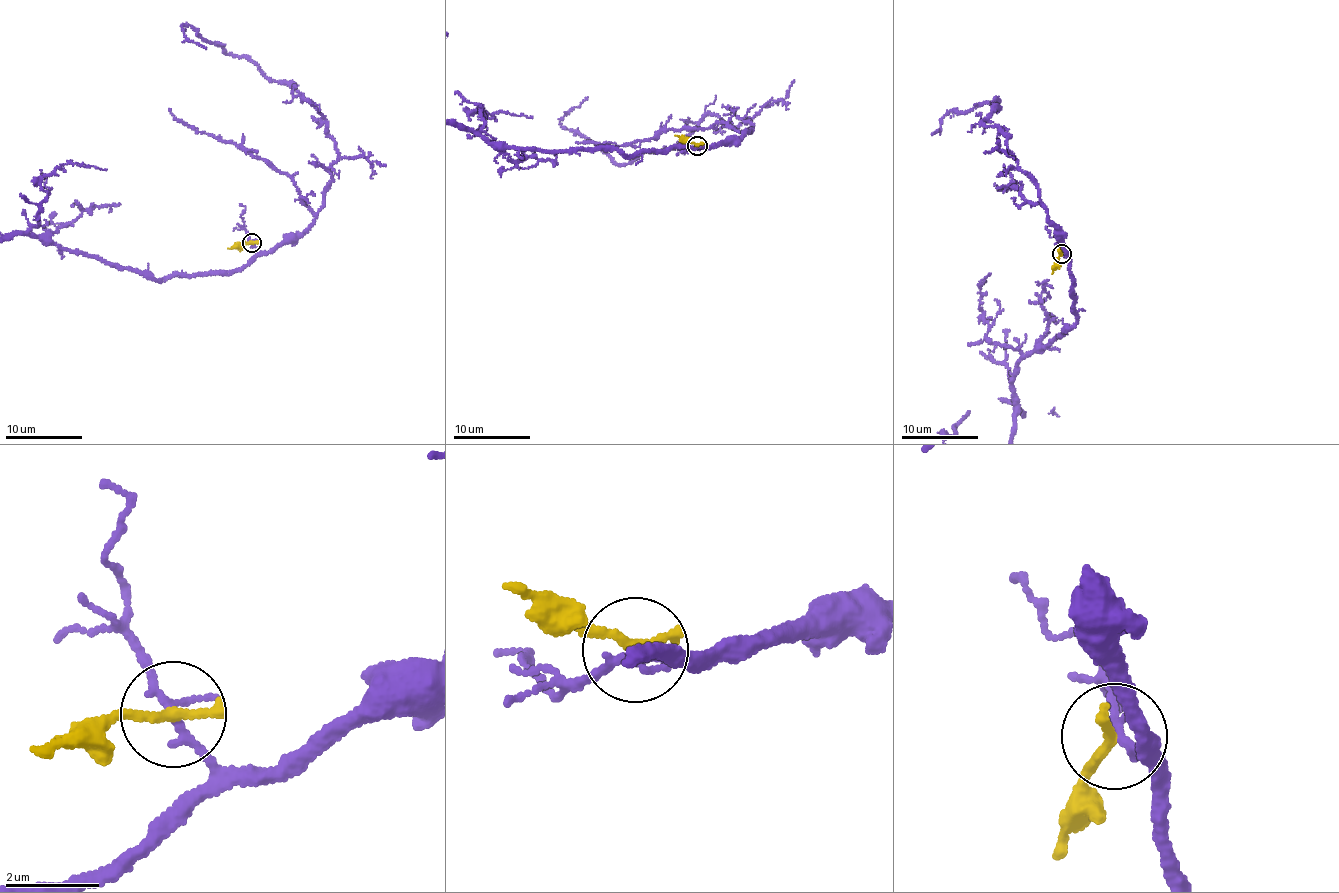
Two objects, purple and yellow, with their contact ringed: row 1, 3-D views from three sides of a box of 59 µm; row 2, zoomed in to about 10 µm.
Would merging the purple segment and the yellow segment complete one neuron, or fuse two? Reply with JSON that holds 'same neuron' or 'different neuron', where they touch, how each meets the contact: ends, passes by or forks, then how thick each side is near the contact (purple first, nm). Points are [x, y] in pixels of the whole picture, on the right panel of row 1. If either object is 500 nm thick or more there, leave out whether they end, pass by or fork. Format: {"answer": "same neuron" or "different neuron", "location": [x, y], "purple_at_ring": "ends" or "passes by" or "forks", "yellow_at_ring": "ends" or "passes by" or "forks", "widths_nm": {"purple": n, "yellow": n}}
{"answer": "different neuron", "location": [1061, 253], "purple_at_ring": "passes by", "yellow_at_ring": "ends", "widths_nm": {"purple": 170, "yellow": 240}}

